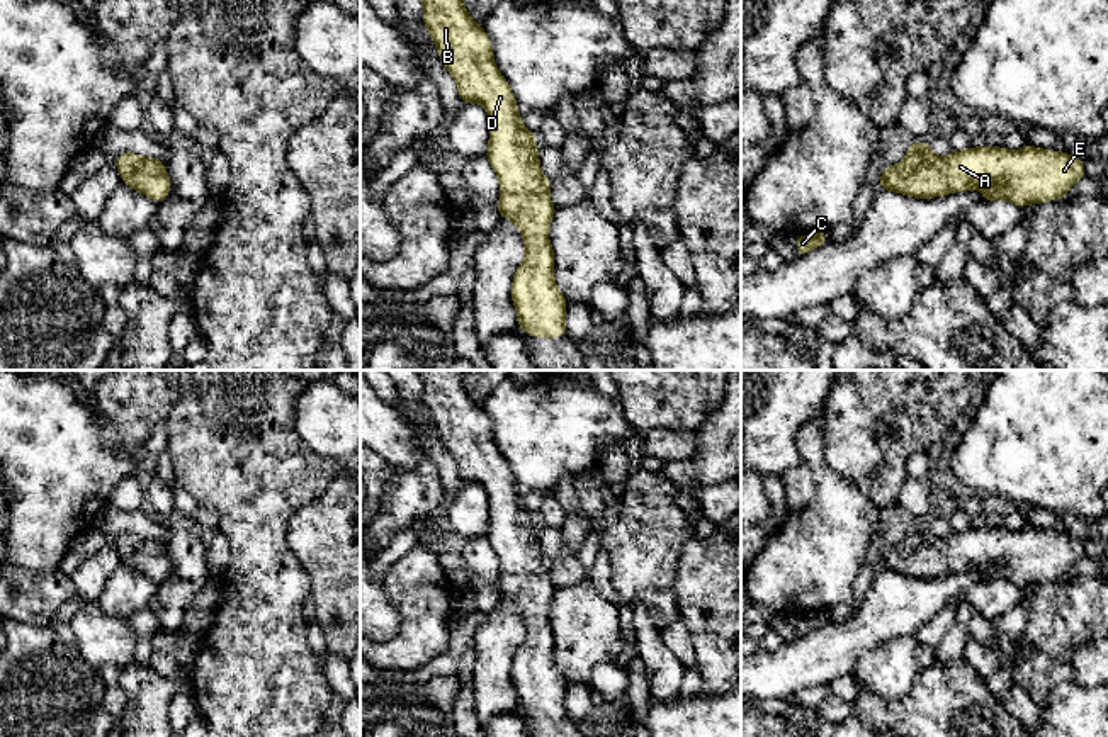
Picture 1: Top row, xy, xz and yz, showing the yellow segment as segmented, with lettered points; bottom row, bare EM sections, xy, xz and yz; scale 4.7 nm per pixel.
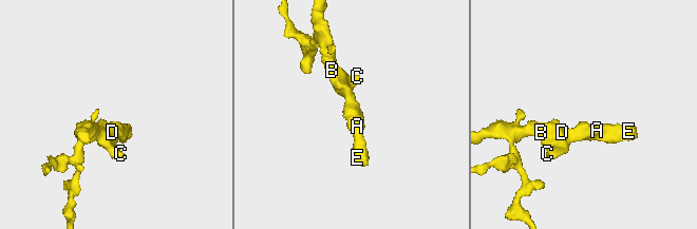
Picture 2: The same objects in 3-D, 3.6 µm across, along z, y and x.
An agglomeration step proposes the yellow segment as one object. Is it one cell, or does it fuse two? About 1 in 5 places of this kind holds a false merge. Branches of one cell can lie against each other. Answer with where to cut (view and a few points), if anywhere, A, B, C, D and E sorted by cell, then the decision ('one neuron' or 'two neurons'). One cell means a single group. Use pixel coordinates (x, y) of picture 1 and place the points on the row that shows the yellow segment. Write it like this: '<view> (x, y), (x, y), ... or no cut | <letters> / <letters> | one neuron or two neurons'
no cut | A B C D E | one neuron

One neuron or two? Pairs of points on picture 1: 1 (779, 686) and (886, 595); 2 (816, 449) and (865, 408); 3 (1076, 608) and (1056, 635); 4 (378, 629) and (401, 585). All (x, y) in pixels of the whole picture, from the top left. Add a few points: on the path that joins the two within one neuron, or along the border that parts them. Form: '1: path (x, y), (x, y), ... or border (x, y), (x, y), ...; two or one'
1: path (806, 663), (831, 651), (860, 622); one
2: border (823, 406), (823, 459), (845, 478); two
3: path (1069, 615), (1057, 629); one
4: border (383, 581), (400, 629), (378, 642); two

